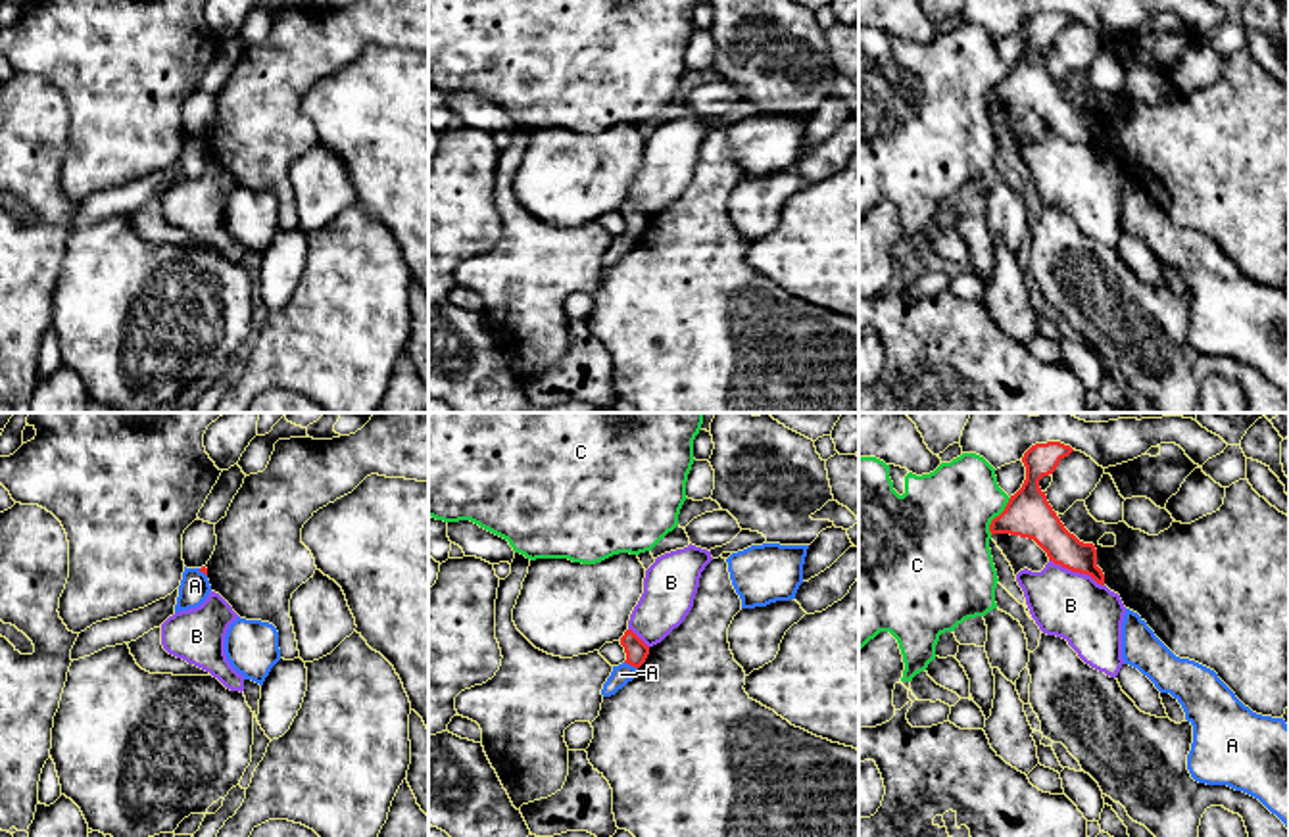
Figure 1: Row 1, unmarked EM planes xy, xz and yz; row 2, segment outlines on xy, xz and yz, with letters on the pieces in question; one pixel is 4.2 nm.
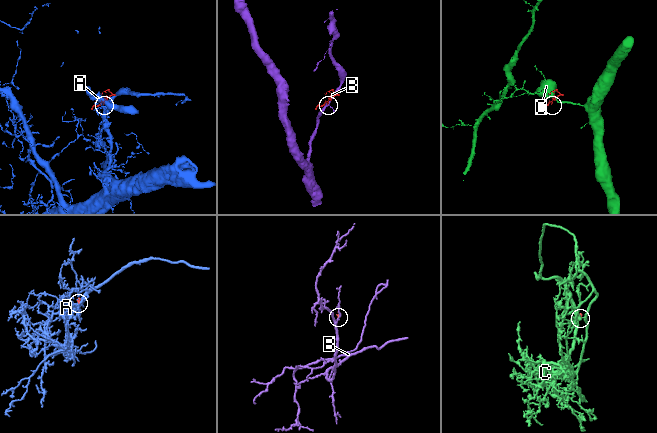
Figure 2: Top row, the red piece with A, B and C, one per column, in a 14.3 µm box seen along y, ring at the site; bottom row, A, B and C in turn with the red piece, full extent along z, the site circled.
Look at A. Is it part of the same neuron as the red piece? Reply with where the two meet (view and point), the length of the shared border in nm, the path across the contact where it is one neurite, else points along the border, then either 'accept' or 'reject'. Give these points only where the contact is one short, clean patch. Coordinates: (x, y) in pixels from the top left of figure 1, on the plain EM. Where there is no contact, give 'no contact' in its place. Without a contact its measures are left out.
contact xz (631, 235); length 70 nm; way xz (636, 221), (631, 235), (621, 244); accept

